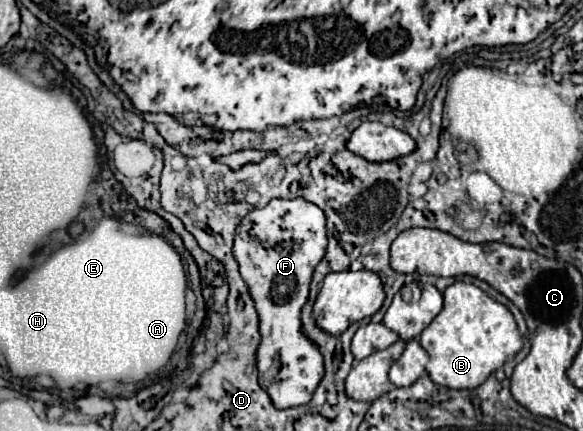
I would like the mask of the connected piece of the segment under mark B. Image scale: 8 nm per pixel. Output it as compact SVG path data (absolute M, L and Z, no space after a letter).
M456 281L444 291L444 307L422 331L420 343L430 355L426 371L434 383L448 389L476 389L522 349L522 335L502 303L472 283Z

